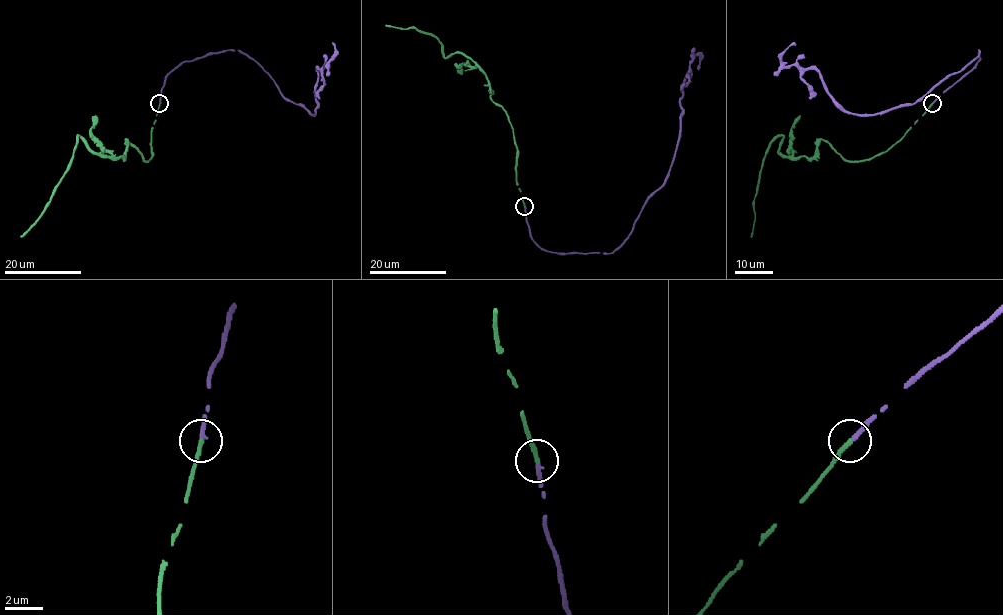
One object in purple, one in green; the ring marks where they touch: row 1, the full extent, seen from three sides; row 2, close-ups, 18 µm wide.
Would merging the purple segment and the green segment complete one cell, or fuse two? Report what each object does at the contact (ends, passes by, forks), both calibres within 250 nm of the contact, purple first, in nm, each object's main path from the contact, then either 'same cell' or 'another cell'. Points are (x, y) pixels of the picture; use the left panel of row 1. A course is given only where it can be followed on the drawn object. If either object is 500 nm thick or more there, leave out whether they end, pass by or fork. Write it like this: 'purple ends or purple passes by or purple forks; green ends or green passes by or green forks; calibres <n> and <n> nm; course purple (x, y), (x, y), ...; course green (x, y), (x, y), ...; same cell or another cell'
purple ends; green ends; calibres 220 and 240 nm; course purple (159, 103), (165, 78), (180, 64), (239, 50), (285, 98), (314, 115), (318, 69), (327, 67), (333, 43); course green (159, 103), (149, 161), (126, 140), (125, 158), (101, 157), (78, 136), (67, 170), (47, 206), (21, 237); same cell

